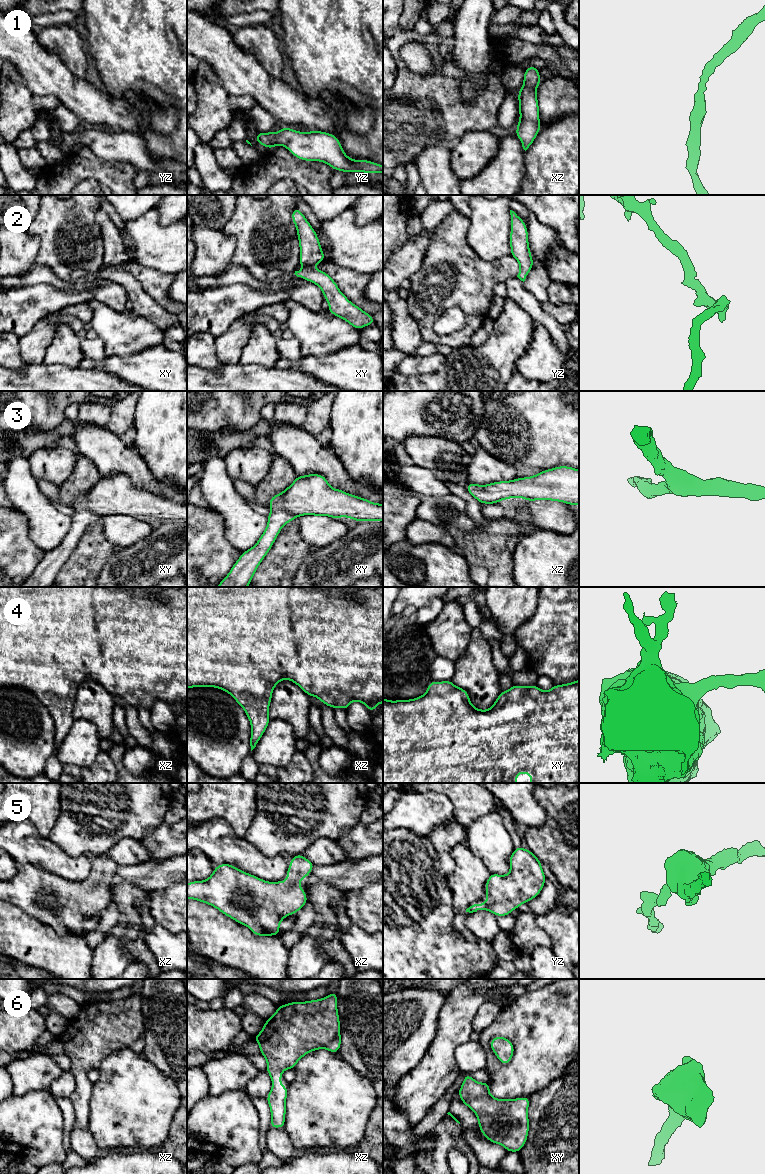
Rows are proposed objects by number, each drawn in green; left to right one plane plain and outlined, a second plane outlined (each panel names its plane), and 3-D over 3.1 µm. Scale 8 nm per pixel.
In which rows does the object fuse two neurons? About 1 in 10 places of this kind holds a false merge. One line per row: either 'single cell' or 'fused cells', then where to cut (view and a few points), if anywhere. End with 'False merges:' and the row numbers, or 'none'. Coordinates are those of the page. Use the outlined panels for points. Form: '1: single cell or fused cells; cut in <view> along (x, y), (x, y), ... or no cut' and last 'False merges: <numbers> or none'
1: single cell; no cut
2: single cell; no cut
3: single cell; no cut
4: single cell; no cut
5: single cell; no cut
6: single cell; no cut
False merges: none

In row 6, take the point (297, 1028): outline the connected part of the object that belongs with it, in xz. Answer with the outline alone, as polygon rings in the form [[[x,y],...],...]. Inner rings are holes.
[[[333,991],[325,998],[306,1002],[294,1001],[278,1006],[275,1014],[266,1019],[263,1029],[253,1039],[259,1044],[260,1054],[266,1058],[267,1073],[272,1080],[272,1089],[266,1097],[271,1111],[270,1128],[284,1128],[288,1087],[281,1085],[285,1069],[294,1069],[307,1053],[326,1049],[338,1053],[341,1047],[340,1019],[337,1011],[337,993]]]

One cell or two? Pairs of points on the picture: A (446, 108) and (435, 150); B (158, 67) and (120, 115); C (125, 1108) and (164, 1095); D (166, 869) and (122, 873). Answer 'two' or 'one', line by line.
A: two
B: two
C: one
D: one

